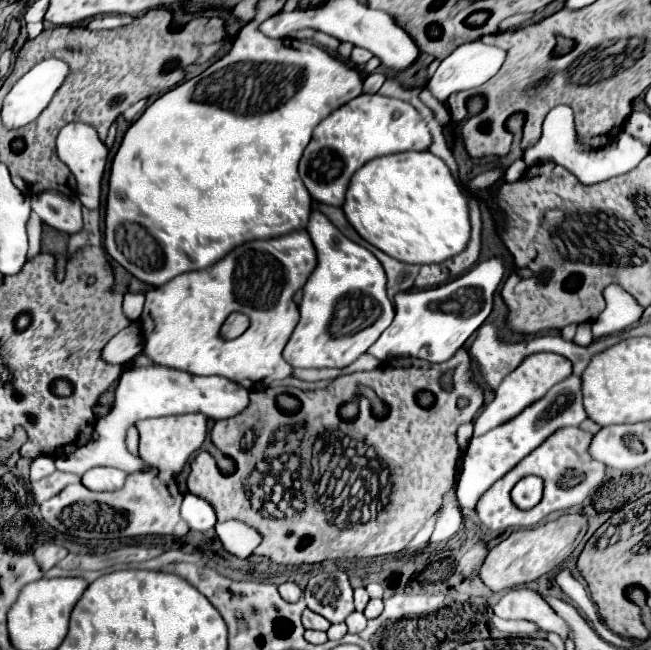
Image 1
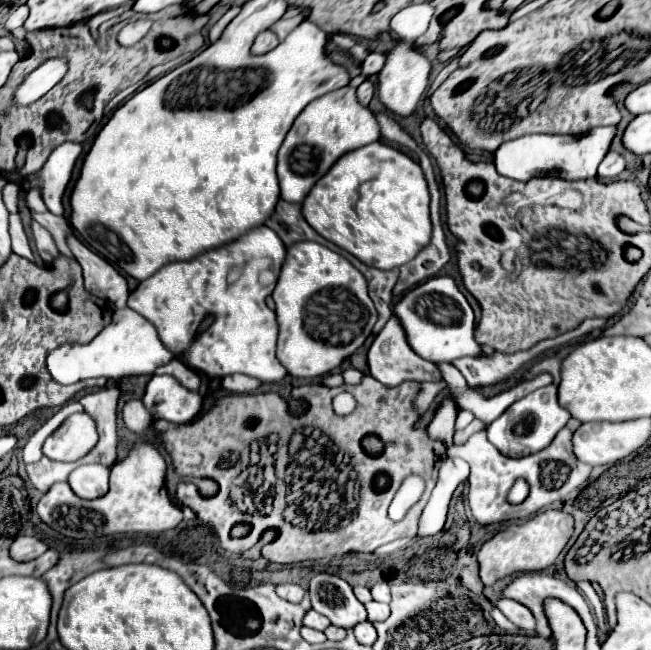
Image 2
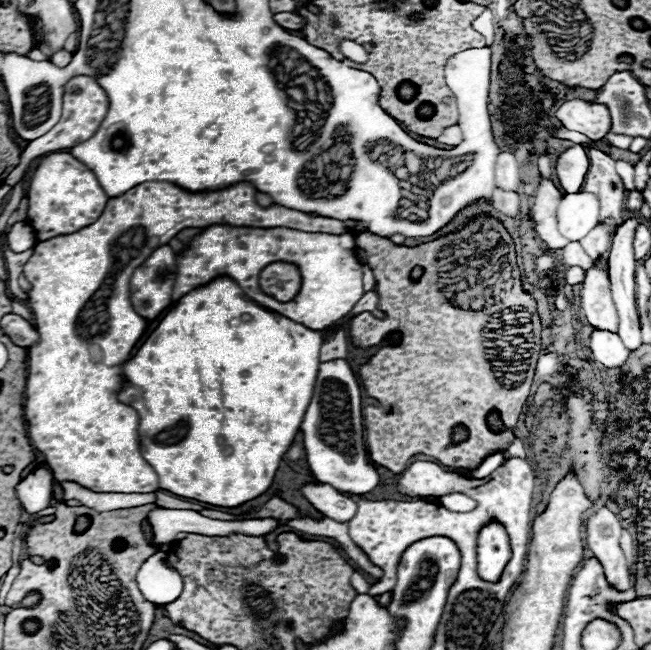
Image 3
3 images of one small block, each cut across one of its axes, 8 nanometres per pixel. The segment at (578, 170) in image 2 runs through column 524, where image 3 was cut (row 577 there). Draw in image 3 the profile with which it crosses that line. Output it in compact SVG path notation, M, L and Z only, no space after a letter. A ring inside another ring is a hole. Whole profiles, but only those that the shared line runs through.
M156 552L140 566L136 574L136 584L142 596L156 606L166 606L174 602L182 592L182 578L166 562L166 552Z

